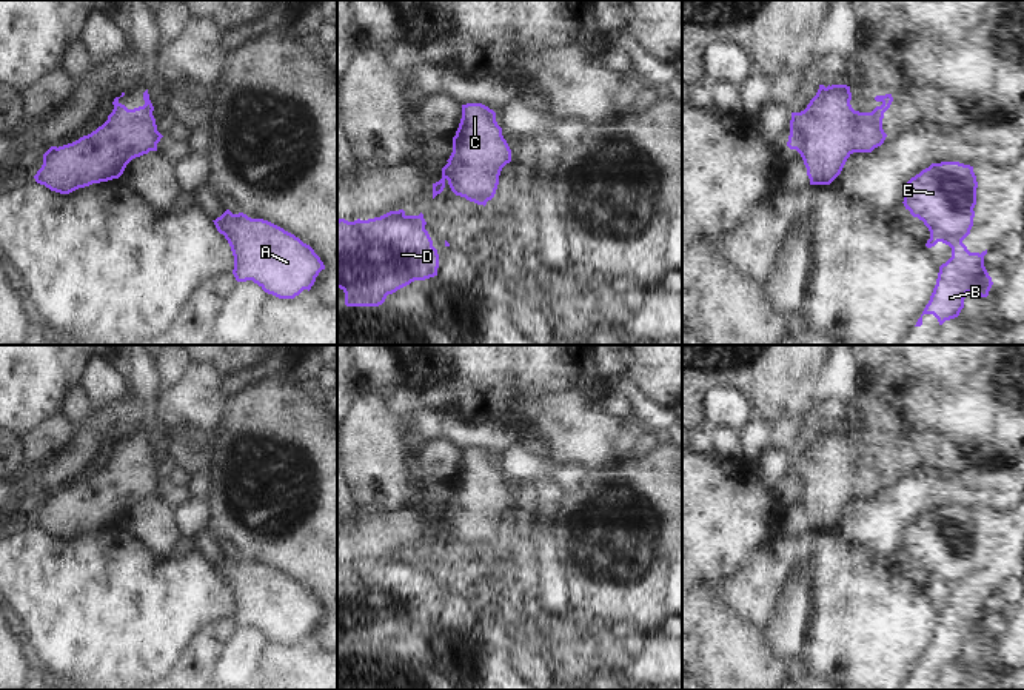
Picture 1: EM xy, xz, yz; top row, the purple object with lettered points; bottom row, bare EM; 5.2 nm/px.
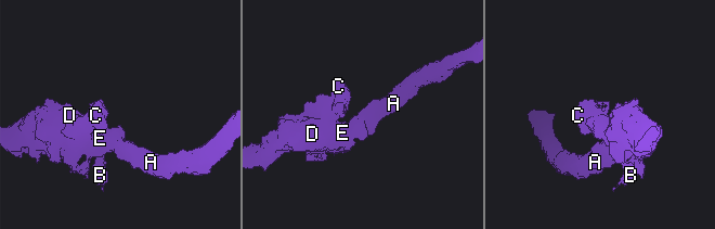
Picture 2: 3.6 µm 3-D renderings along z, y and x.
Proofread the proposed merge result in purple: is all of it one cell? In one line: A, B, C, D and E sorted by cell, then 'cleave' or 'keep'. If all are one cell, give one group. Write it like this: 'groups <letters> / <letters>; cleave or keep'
groups A B C D E; keep

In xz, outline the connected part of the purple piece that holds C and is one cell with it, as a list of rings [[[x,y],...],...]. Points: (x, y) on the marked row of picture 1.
[[[482,103],[462,105],[462,119],[453,137],[453,152],[442,168],[442,179],[433,183],[433,199],[448,183],[456,196],[487,205],[496,194],[502,168],[511,162],[511,149],[496,122],[496,112]]]

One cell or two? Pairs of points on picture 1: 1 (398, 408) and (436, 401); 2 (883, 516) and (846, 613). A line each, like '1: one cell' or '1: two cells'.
1: one cell
2: two cells

